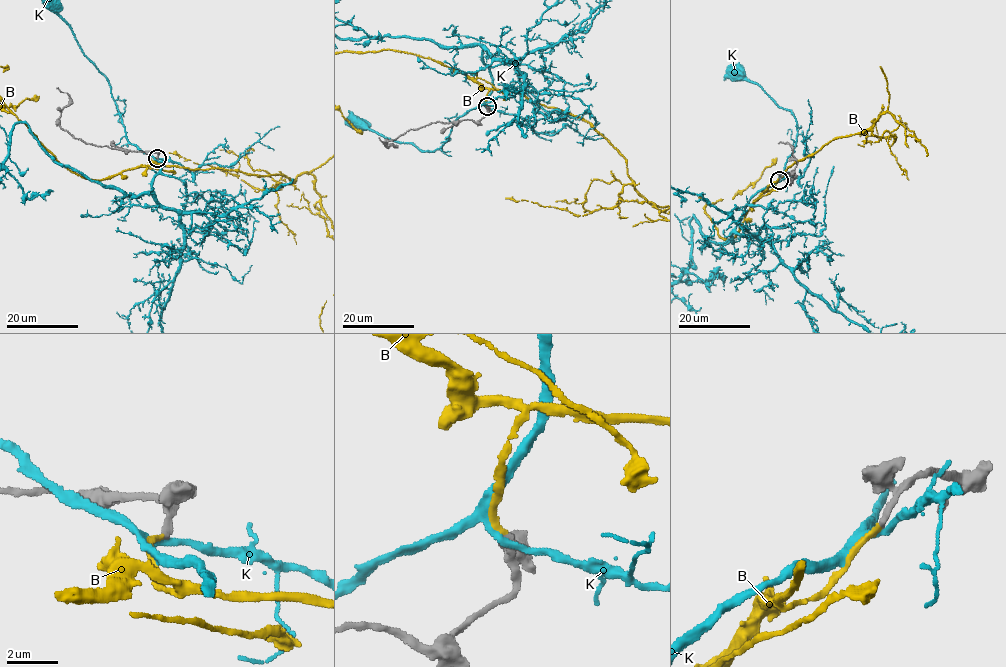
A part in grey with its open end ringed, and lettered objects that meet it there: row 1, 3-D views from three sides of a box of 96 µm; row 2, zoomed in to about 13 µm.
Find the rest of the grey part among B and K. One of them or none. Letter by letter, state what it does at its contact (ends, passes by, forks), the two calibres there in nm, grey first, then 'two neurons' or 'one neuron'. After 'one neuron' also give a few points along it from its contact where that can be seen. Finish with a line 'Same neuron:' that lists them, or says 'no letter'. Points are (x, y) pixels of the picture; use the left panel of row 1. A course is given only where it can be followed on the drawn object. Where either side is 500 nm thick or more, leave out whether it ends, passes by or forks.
B: it ends there; 280 nm thick on the grey side, 240 nm on the other; one neuron
K: it passes by; 280 nm thick on the grey side, 240 nm on the other; two neurons
Same neuron: B

